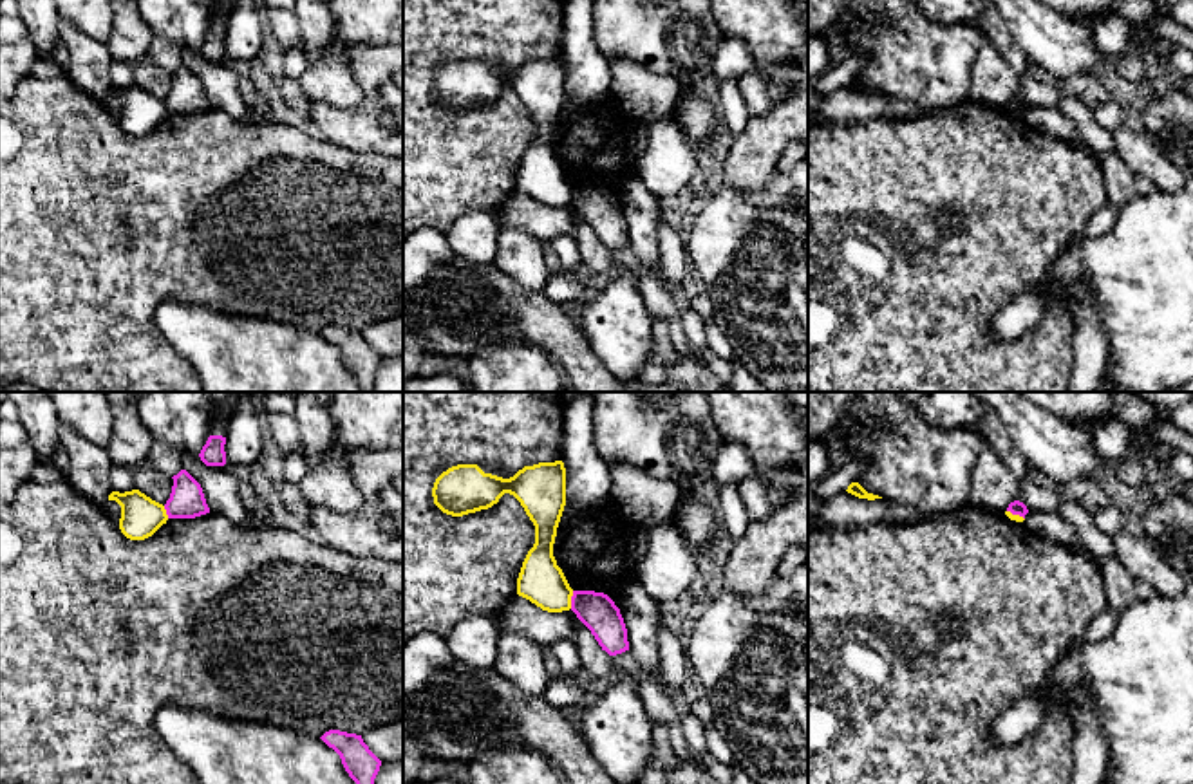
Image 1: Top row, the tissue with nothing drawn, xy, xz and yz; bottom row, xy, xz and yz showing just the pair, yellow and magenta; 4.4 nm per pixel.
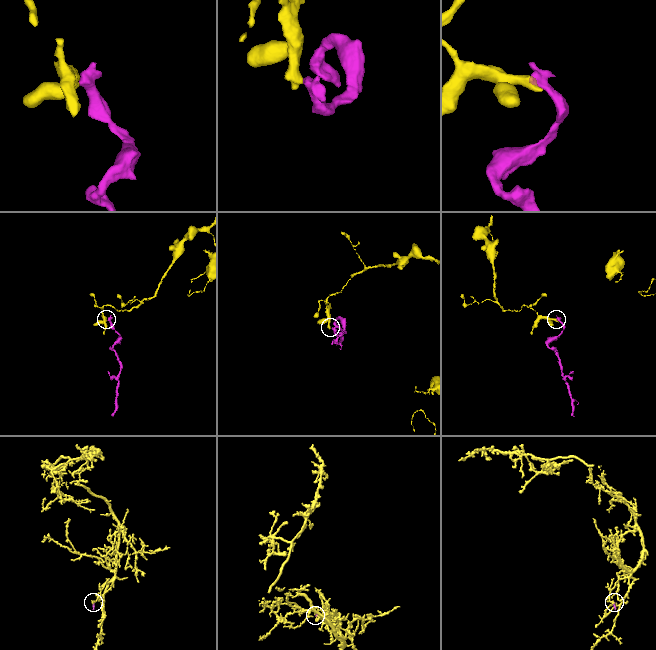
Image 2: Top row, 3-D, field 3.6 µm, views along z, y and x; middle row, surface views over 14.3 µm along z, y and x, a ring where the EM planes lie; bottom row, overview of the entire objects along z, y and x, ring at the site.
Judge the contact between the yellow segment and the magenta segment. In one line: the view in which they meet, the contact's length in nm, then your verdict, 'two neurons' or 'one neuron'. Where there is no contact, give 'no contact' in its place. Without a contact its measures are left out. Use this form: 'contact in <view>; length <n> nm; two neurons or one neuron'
contact in xz; length 80 nm; two neurons

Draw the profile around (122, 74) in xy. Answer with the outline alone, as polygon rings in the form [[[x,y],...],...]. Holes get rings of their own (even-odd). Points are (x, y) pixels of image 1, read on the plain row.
[[[114,60],[110,65],[110,79],[112,85],[119,89],[136,85],[132,65]]]

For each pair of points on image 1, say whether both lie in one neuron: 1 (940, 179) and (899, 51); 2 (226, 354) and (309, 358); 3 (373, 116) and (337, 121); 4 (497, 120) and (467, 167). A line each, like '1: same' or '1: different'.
1: different
2: same
3: same
4: same

